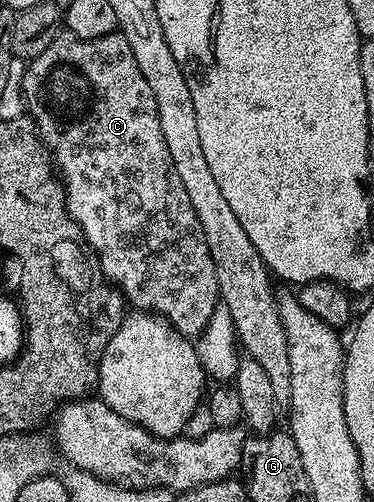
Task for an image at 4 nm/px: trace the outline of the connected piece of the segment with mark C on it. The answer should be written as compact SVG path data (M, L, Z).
M61 30L33 60L27 61L27 68L22 78L20 91L23 93L24 107L27 115L31 116L36 124L36 131L44 141L51 159L54 161L55 171L64 185L64 197L68 203L68 214L72 217L82 233L82 239L91 251L95 252L100 268L104 272L109 284L120 289L124 299L133 309L142 312L151 312L164 317L172 327L189 338L199 337L204 327L210 322L210 314L221 303L218 274L214 274L214 262L206 246L206 234L202 234L202 222L194 214L194 206L190 206L190 197L178 179L174 170L174 158L170 158L170 150L166 150L166 138L162 138L162 126L158 122L158 102L154 102L154 94L150 90L142 70L138 70L138 61L130 50L130 42L126 42L119 30L106 34L102 38L83 40L72 32Z

